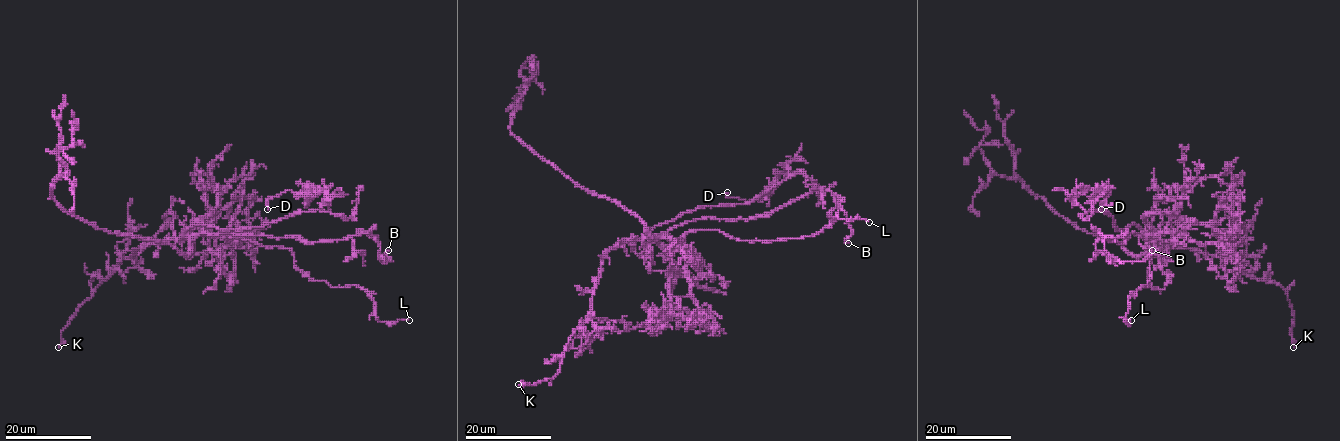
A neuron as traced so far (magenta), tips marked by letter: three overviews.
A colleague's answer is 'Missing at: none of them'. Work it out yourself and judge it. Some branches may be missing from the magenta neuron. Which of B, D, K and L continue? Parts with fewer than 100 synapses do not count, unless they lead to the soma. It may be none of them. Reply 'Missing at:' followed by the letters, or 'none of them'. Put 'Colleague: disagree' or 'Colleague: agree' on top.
Colleague: disagree
Missing at: K

